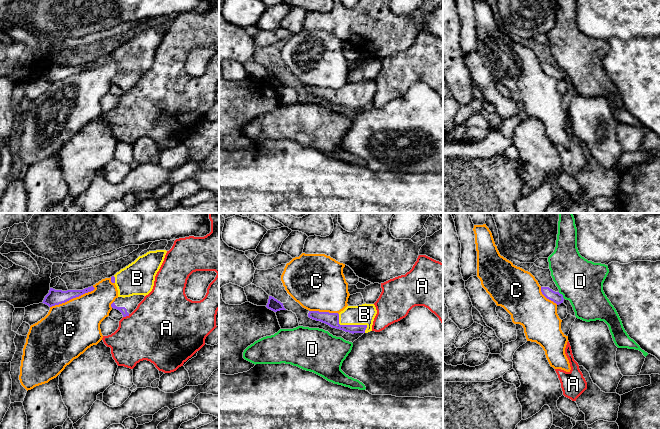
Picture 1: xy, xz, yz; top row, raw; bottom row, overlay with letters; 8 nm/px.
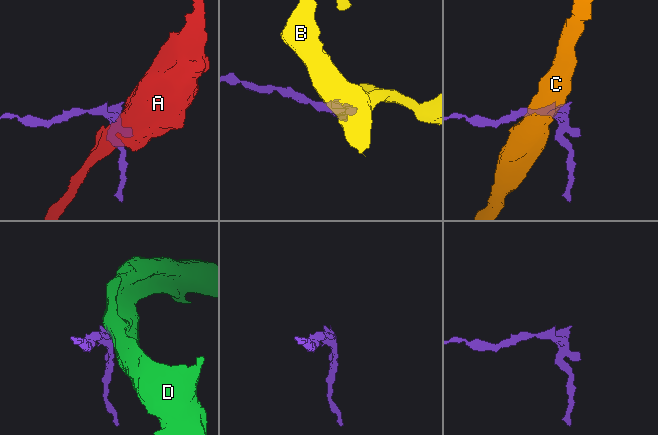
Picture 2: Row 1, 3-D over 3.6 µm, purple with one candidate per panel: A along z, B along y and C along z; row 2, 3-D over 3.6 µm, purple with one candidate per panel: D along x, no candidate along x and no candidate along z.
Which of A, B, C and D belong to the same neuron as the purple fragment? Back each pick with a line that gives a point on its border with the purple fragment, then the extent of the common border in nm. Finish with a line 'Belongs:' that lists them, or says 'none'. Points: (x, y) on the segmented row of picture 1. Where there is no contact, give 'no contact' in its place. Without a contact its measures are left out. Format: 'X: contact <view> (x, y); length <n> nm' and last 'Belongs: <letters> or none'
B: contact xz (351, 325); length 260 nm
Belongs: B

